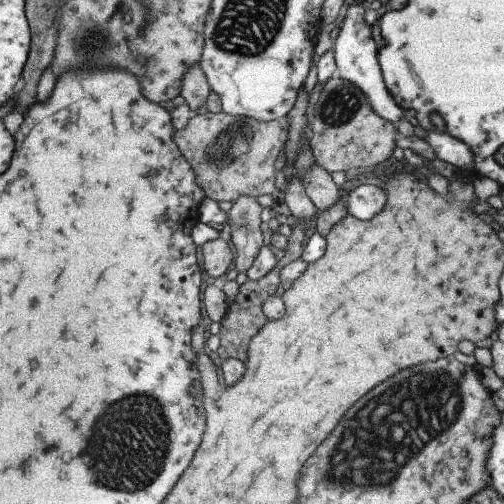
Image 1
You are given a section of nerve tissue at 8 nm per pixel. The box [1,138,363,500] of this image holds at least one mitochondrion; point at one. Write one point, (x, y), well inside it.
(128, 448)

